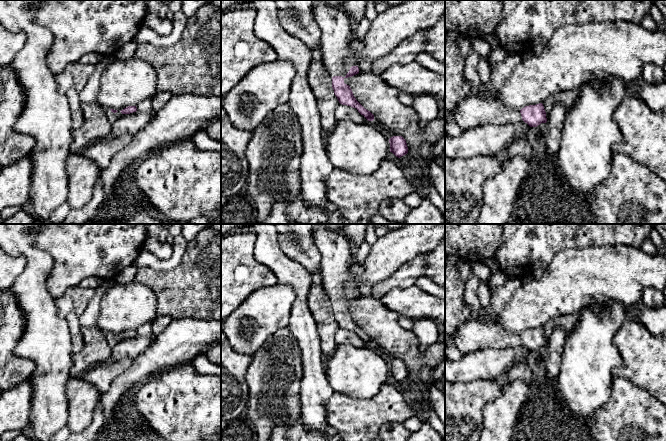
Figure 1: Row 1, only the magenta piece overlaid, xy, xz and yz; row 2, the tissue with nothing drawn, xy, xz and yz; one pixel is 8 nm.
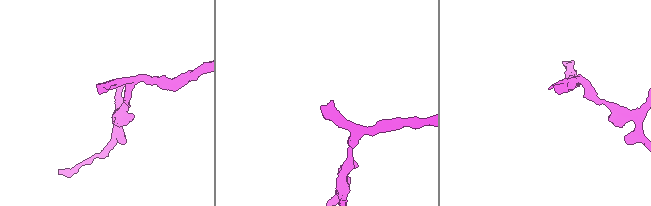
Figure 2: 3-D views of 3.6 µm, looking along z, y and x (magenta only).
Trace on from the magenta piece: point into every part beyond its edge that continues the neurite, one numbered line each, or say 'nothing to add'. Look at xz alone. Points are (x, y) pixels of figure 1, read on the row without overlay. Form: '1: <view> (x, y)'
1: xz (336, 251)

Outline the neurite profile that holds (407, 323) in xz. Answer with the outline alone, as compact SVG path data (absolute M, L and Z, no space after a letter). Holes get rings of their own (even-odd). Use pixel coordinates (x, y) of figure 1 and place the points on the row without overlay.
M398 314L397 320L401 327L403 327L404 329L407 329L407 330L412 330L413 323L414 323L413 319L405 317L401 314Z

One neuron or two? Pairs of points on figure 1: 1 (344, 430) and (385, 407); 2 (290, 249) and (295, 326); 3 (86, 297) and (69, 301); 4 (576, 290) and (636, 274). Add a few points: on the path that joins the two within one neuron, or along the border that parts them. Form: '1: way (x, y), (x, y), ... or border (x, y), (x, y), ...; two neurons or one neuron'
1: way (354, 425), (361, 418), (375, 411); one neuron
2: border (278, 238), (280, 249), (309, 273); two neurons
3: way (82, 297), (73, 301); one neuron
4: way (591, 275), (621, 274); one neuron

